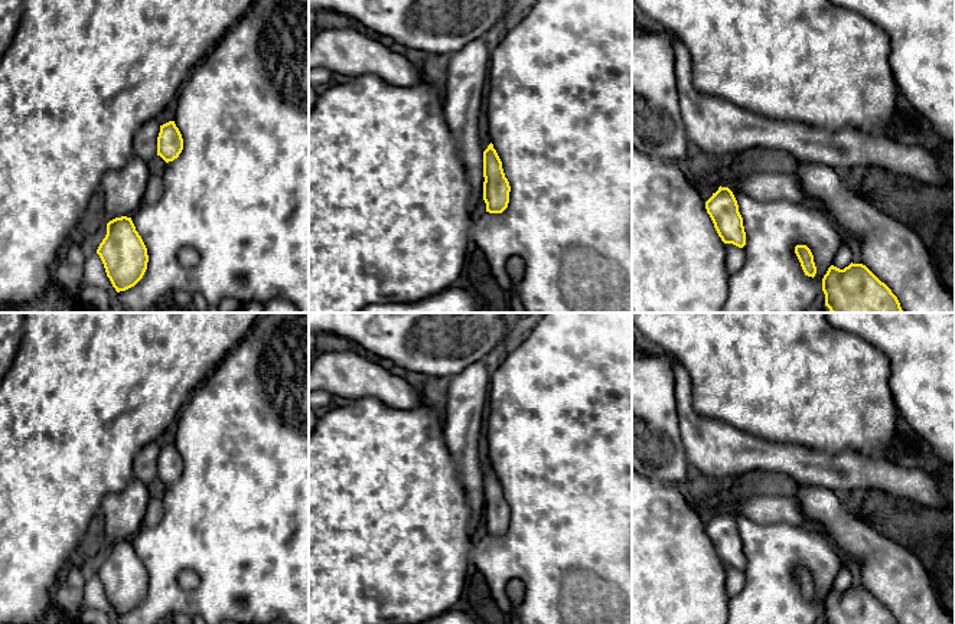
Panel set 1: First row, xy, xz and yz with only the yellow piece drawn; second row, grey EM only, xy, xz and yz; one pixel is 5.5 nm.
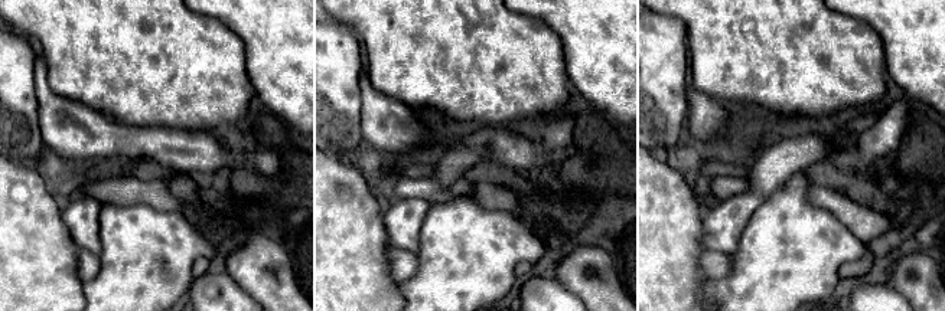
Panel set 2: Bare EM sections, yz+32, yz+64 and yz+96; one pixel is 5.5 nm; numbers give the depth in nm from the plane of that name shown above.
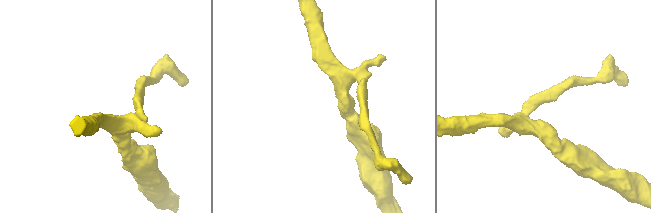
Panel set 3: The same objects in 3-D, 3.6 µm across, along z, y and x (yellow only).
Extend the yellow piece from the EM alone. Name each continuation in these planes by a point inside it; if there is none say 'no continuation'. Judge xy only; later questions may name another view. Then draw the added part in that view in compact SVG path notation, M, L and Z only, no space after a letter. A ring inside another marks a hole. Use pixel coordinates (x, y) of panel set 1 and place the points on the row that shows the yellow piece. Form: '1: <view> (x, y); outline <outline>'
no continuation

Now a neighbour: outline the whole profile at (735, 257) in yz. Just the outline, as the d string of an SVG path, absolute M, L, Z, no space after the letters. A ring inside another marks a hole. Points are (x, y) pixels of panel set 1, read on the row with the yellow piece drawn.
M724 244L726 268L730 274L736 274L744 264L744 249L733 244Z

